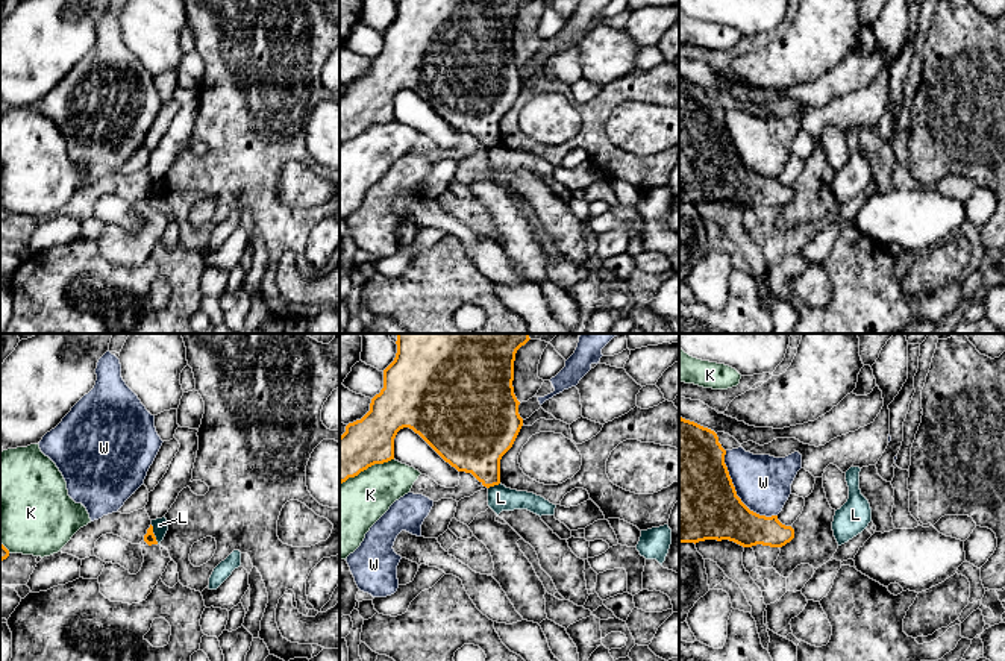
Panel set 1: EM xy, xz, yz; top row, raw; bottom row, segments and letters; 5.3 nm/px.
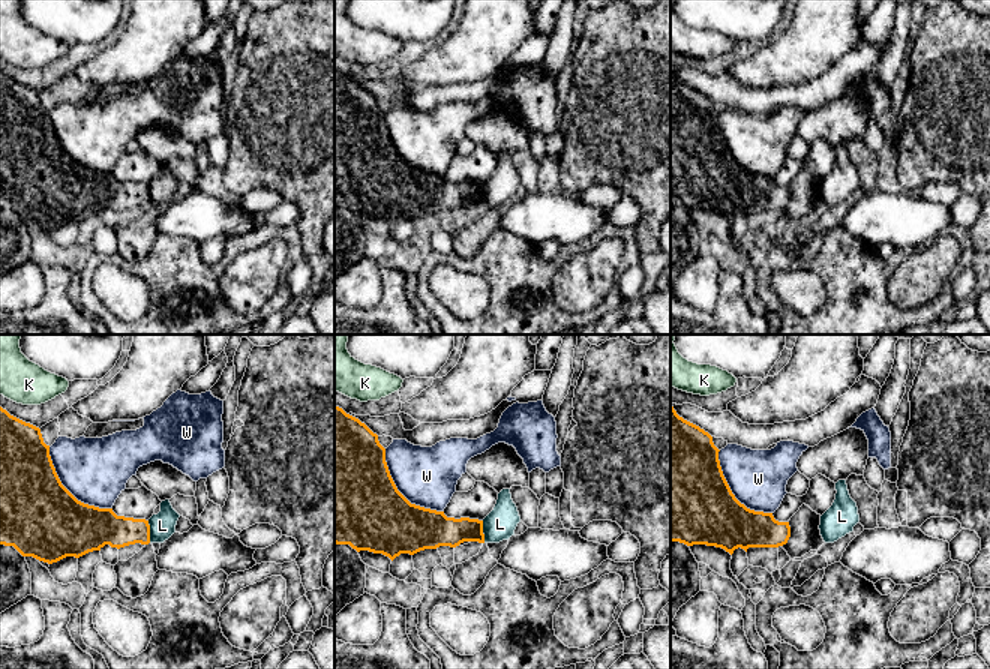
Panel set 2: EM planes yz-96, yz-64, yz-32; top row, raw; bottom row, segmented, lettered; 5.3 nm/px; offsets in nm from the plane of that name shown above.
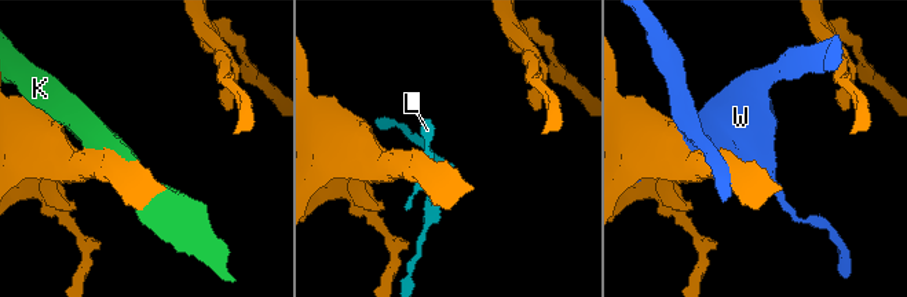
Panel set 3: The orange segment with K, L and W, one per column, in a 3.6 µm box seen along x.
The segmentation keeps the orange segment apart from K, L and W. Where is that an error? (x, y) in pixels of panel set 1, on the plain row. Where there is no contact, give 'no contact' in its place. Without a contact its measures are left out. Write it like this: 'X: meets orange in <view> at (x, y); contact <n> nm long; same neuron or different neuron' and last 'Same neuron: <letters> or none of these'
K: meets orange in xz at (366, 129); contact 320 nm long; different neuron
L: meets orange in xy at (153, 194); contact 110 nm long; different neuron
W: meets orange in yz at (735, 153); contact 440 nm long; different neuron
Same neuron: none of these

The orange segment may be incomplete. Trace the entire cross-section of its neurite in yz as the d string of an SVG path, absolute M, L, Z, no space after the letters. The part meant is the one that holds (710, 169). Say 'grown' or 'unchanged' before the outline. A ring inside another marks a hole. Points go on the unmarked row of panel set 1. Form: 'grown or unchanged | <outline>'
unchanged | M679 76L679 203L729 200L743 208L756 205L782 208L794 199L794 190L750 171L737 156L725 124L726 111L714 91Z

